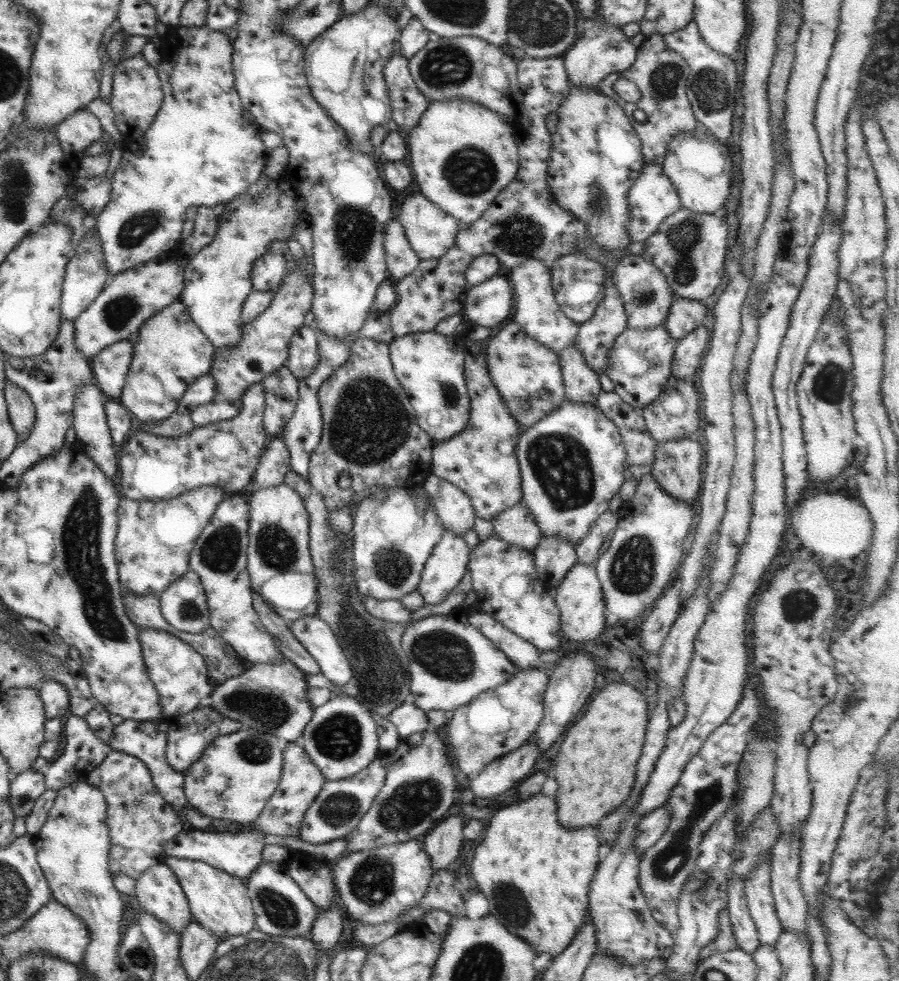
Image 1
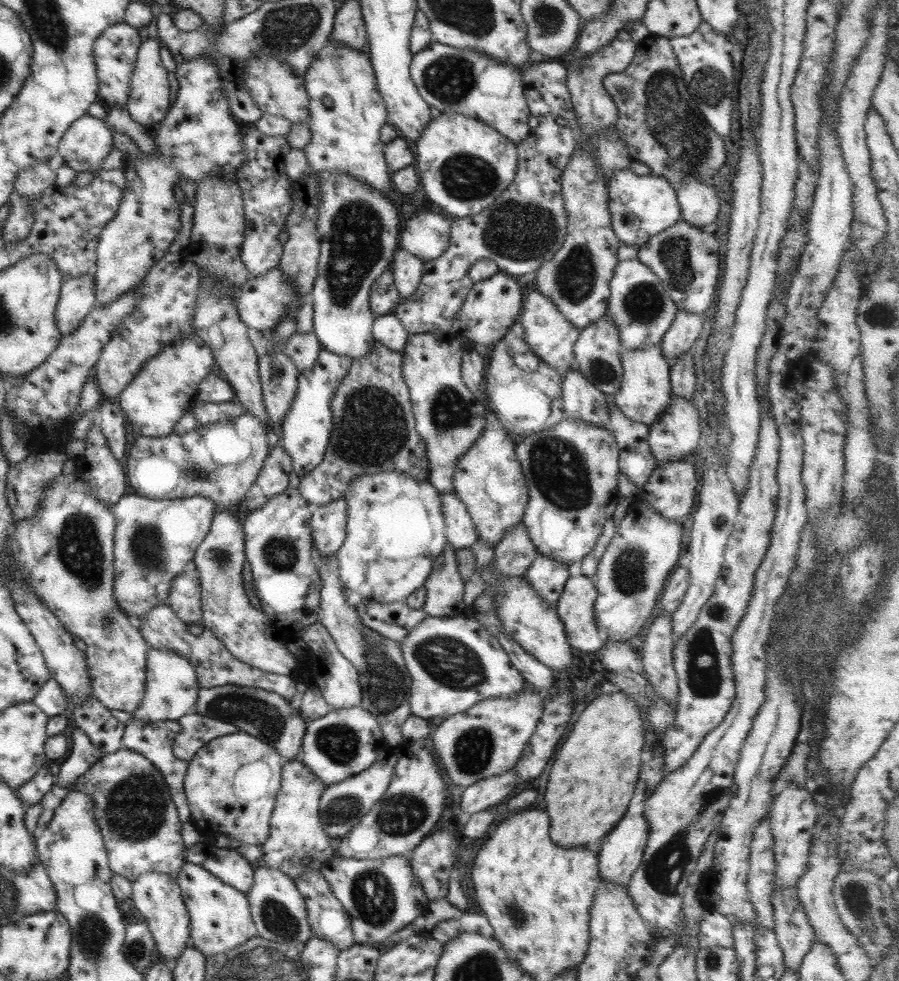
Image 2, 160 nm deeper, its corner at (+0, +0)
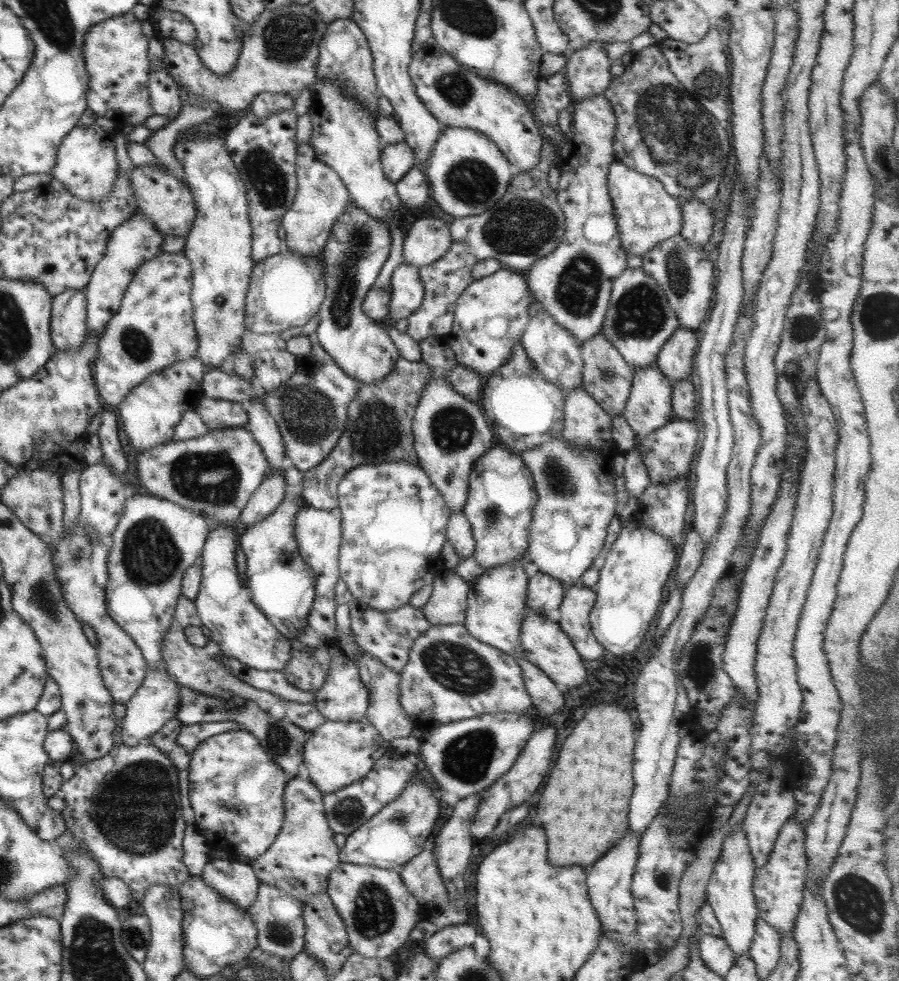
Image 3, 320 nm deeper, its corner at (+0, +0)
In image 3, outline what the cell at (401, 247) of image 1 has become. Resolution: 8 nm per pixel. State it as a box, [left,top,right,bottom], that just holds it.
[388,262,425,321]

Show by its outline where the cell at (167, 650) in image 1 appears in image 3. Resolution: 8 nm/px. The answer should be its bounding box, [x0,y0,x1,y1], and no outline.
[119,668,182,746]

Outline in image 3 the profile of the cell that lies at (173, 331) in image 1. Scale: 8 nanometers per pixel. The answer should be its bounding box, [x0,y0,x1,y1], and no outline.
[117,356,206,451]

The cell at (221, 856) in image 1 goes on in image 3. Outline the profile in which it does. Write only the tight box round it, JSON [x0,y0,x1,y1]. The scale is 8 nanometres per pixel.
[201,858,259,908]

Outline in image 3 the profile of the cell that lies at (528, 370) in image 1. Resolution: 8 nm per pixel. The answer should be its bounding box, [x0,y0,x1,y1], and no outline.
[482,341,566,455]

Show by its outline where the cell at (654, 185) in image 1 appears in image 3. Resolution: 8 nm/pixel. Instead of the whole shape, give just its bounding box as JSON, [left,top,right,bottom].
[607,160,682,256]

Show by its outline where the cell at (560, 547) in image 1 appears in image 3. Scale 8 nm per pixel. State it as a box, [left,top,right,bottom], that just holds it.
[525,571,566,615]

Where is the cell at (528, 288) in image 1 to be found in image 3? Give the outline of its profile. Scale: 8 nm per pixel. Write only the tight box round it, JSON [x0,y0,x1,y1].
[521,307,583,393]

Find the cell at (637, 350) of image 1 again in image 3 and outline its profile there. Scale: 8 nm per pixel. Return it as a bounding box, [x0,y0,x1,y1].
[623,363,674,439]

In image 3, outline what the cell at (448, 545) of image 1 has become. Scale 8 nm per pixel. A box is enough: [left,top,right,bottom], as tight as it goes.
[422,568,470,625]

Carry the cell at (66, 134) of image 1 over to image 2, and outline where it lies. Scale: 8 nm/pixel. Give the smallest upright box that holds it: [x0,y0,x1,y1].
[57,114,113,176]

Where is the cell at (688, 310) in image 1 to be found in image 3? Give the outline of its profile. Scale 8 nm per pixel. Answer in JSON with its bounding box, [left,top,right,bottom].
[655,325,699,383]

